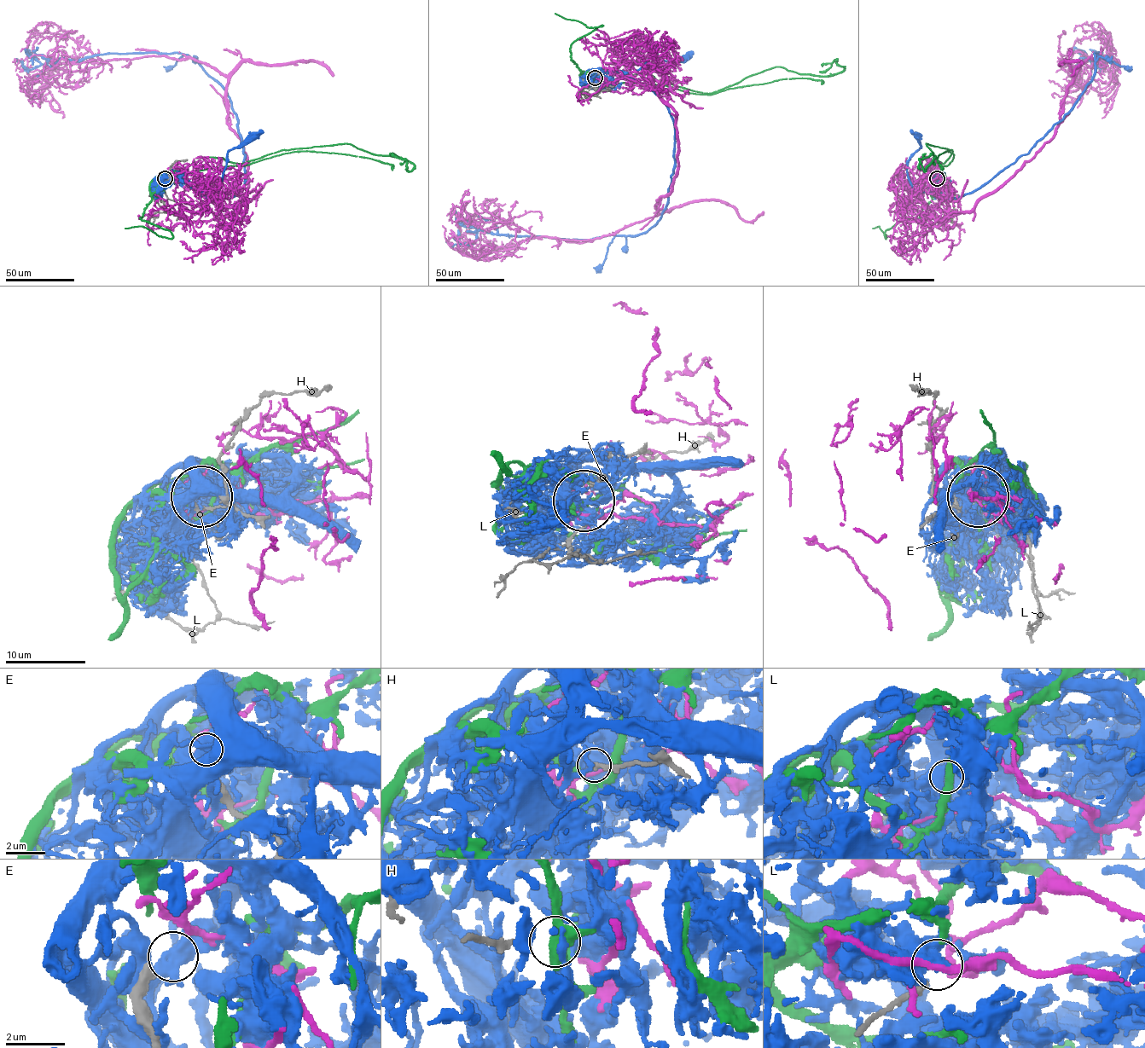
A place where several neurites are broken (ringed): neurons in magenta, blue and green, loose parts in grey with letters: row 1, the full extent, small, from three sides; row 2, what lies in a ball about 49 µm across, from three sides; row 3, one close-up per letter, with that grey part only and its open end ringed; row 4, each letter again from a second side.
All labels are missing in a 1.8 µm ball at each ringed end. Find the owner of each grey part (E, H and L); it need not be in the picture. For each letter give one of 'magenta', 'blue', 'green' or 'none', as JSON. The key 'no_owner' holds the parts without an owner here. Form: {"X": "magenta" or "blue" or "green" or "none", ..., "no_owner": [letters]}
{"E": "none", "H": "none", "L": "magenta", "no_owner": ["E", "H"]}

